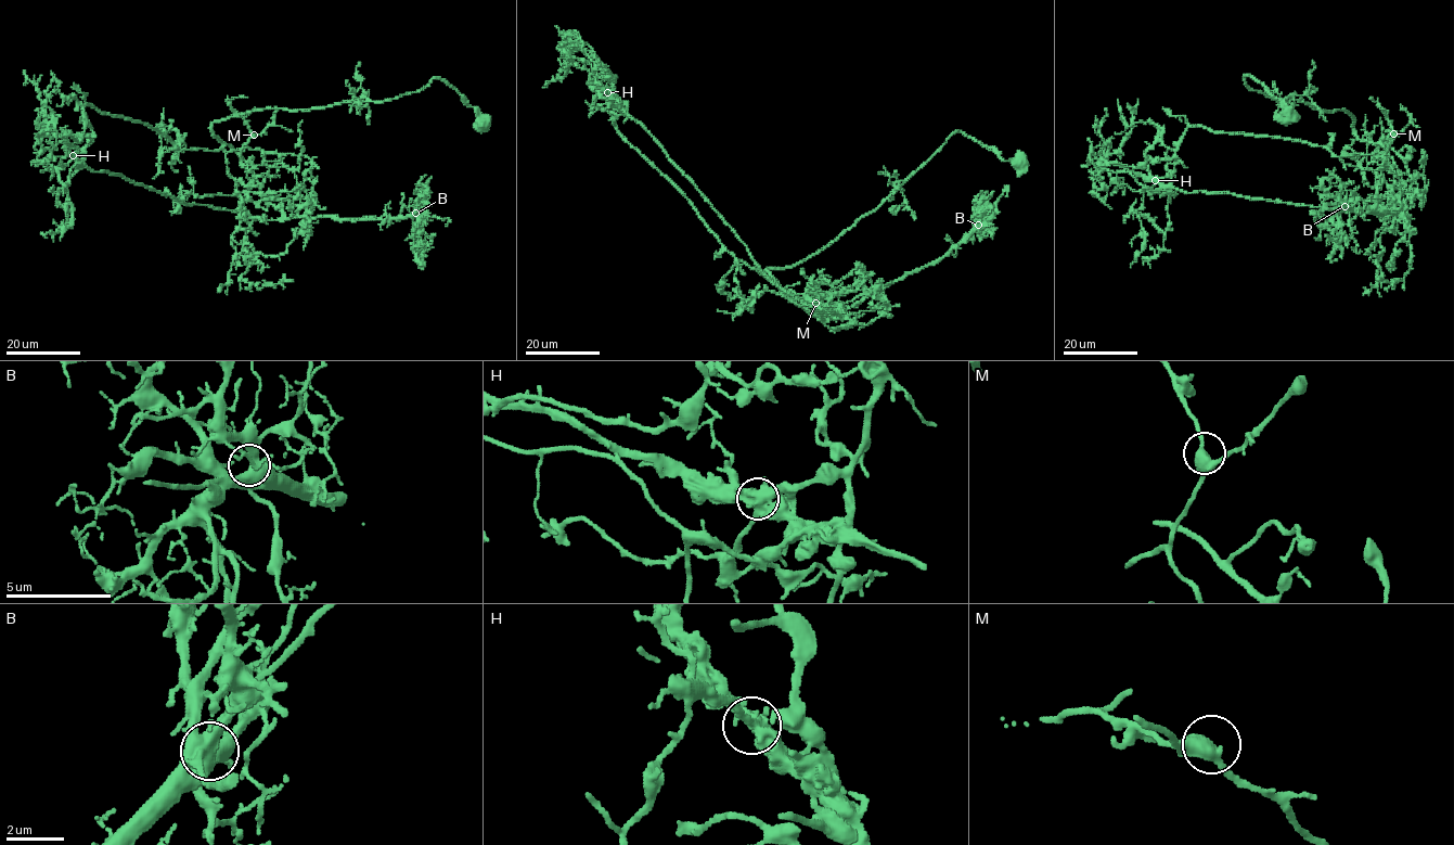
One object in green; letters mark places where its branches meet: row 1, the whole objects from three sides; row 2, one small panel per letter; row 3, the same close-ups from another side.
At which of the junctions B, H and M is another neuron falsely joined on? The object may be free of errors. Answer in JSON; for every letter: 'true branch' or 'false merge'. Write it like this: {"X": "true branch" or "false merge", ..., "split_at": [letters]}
{"B": "true branch", "H": "false merge", "M": "true branch", "split_at": ["H"]}

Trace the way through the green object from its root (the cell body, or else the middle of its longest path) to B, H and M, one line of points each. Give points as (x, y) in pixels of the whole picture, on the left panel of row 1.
B: (481, 124), (434, 78), (382, 101), (259, 110), (211, 125), (244, 201), (297, 190), (309, 218), (415, 213)
H: (481, 124), (435, 78), (382, 101), (216, 120), (215, 151), (178, 149), (87, 104), (92, 132), (73, 155)
M: (481, 124), (455, 89), (434, 78), (382, 101), (259, 110), (211, 125), (226, 151), (254, 135)

